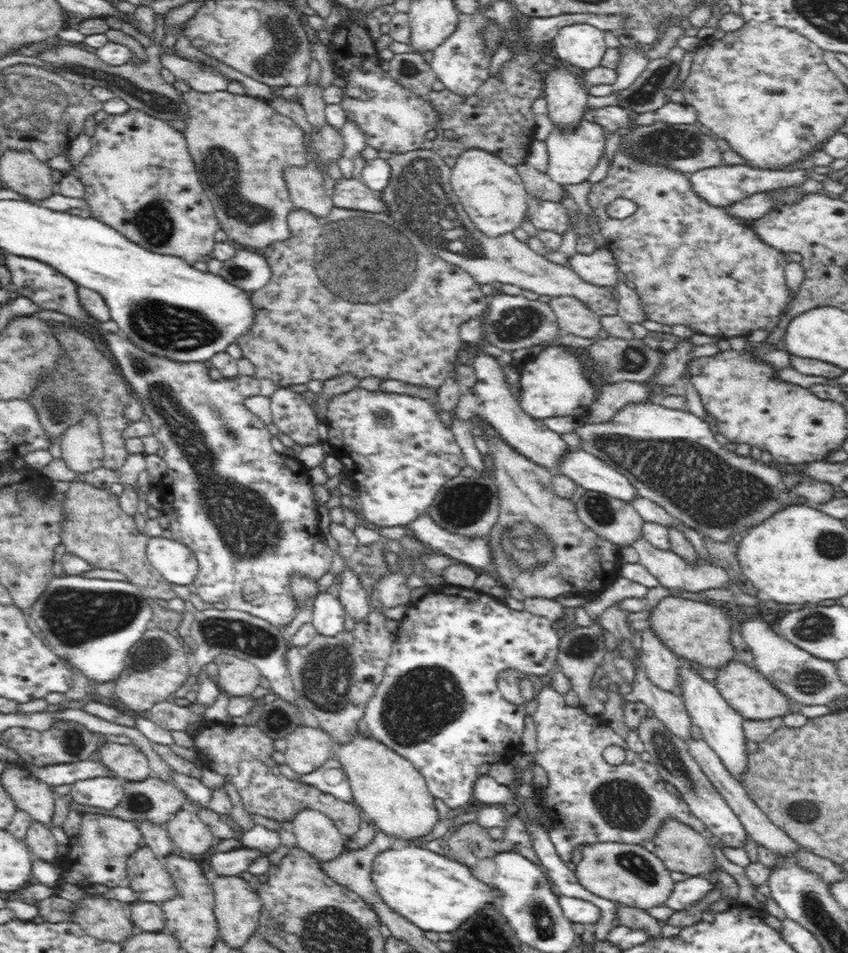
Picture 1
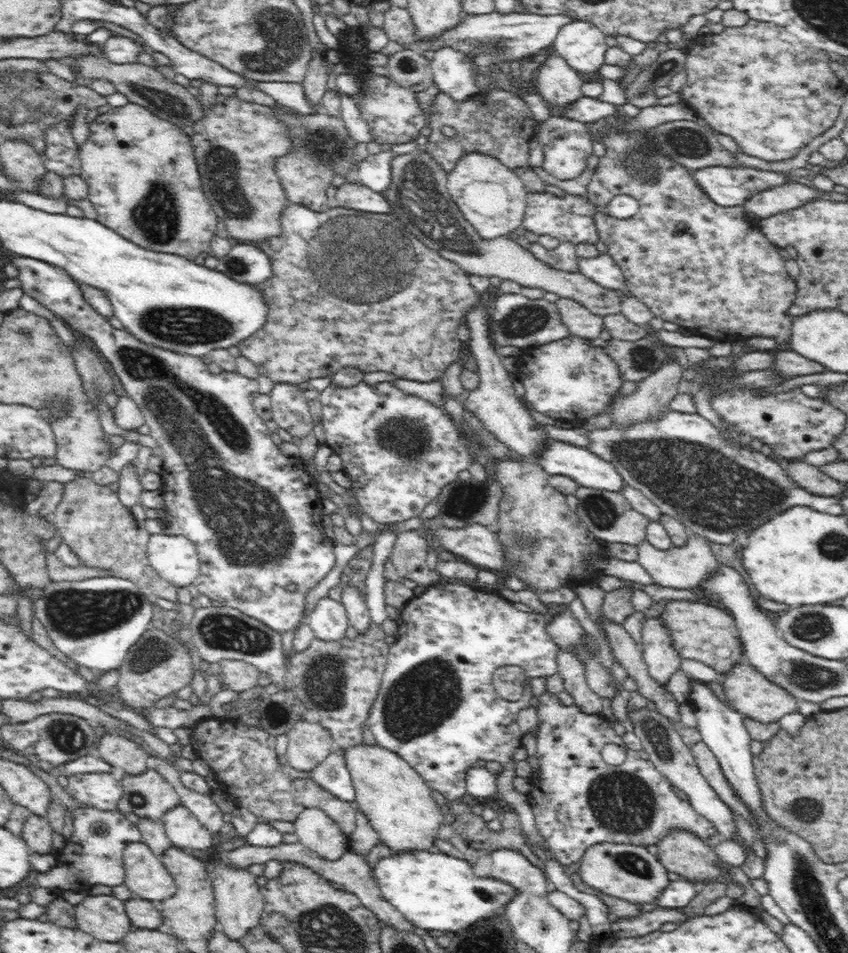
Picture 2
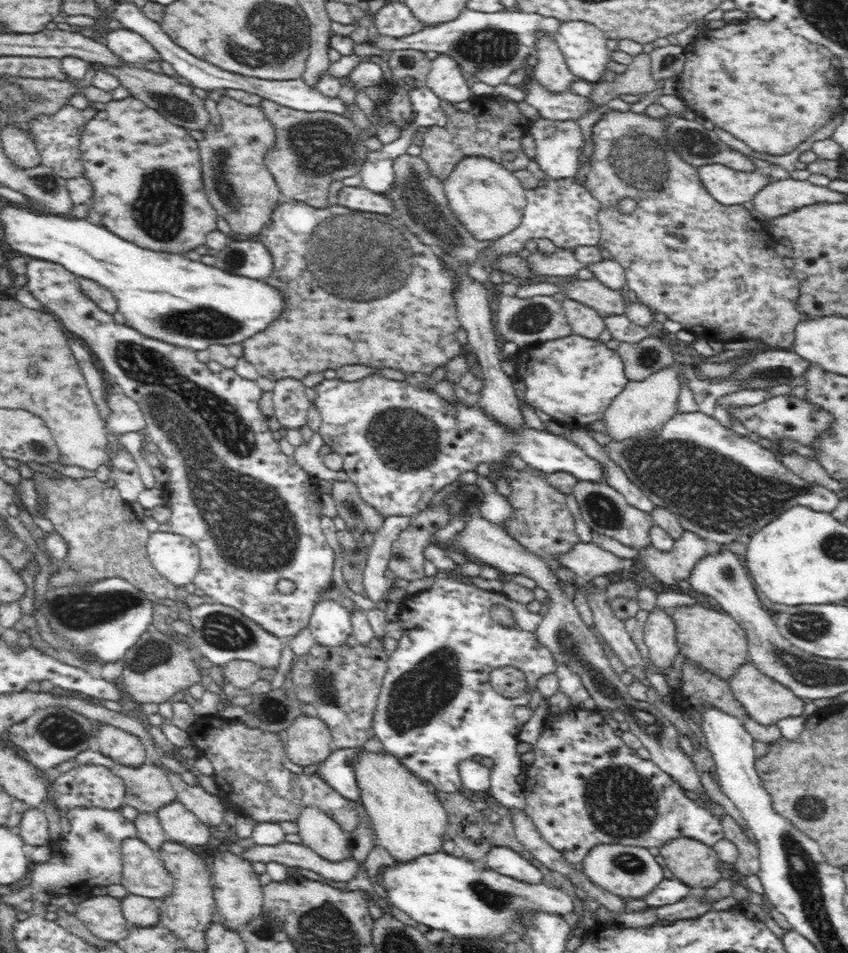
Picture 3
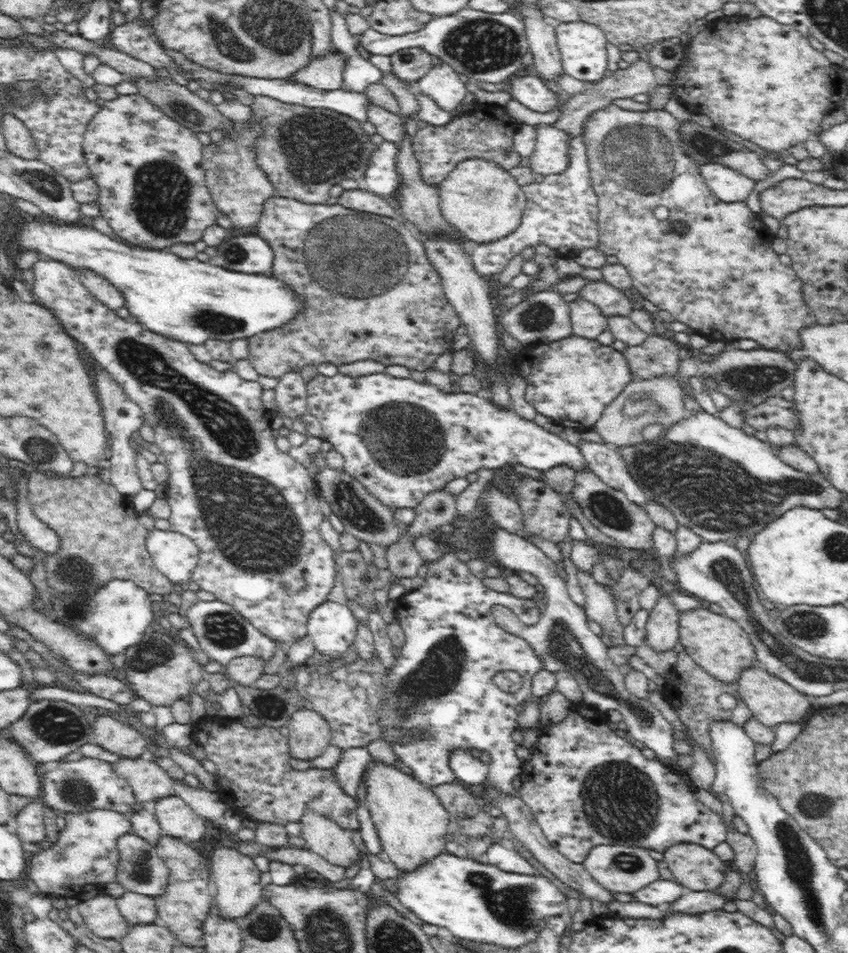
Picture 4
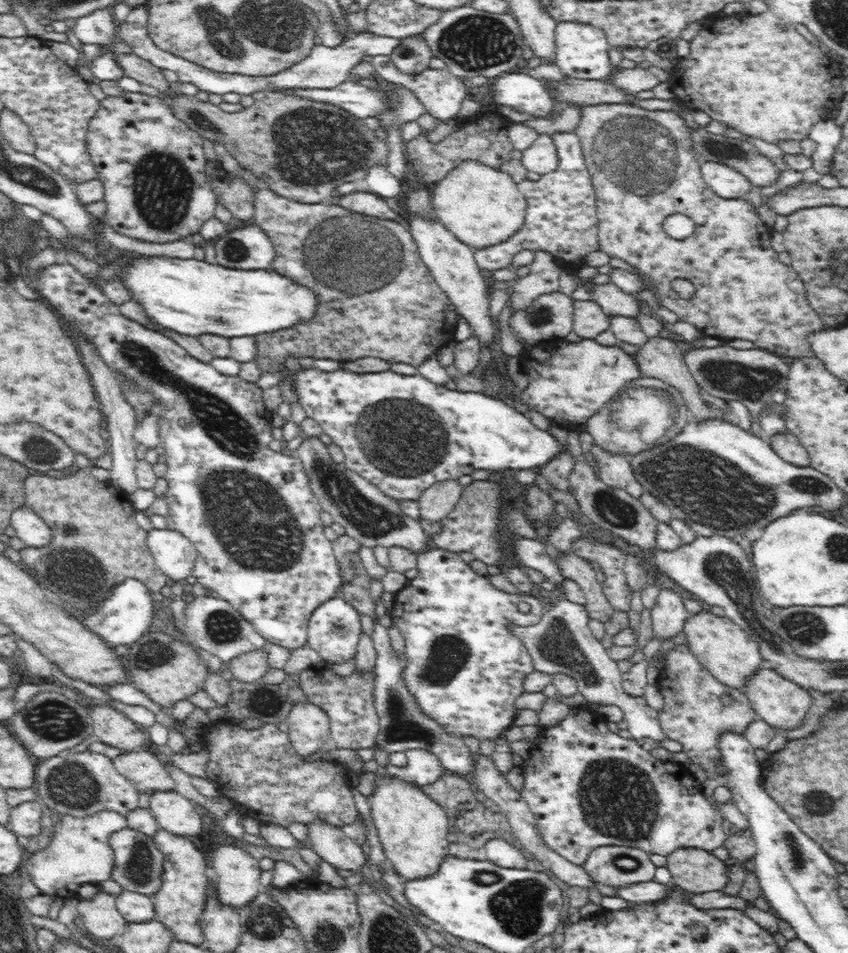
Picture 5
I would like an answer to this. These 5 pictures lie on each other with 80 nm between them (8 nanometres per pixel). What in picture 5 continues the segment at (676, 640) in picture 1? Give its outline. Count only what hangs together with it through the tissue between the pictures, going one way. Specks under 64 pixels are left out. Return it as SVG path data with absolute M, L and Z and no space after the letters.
M701 611L691 615L684 624L688 647L704 669L708 669L722 684L740 691L764 664L759 644L753 640L738 624L727 617L718 618L710 612Z

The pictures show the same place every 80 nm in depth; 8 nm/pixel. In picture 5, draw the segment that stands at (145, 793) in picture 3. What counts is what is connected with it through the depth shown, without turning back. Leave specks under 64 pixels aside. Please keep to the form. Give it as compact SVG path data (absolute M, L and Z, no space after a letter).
M138 749L113 758L116 770L138 790L174 790L174 780L167 771L166 762L154 751Z

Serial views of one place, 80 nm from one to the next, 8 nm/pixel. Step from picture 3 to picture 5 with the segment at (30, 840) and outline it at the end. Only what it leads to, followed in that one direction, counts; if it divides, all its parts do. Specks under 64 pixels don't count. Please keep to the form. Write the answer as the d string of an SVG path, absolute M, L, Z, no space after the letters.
M39 798L12 806L8 820L10 821L10 830L17 837L26 836L28 839L40 834L40 820L44 807L45 804Z

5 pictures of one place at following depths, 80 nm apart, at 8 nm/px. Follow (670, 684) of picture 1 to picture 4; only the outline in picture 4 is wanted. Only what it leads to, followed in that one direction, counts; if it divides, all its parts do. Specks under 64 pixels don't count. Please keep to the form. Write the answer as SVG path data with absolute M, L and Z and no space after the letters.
M662 594L645 625L645 641L658 652L672 650L679 641L680 616L668 595Z

